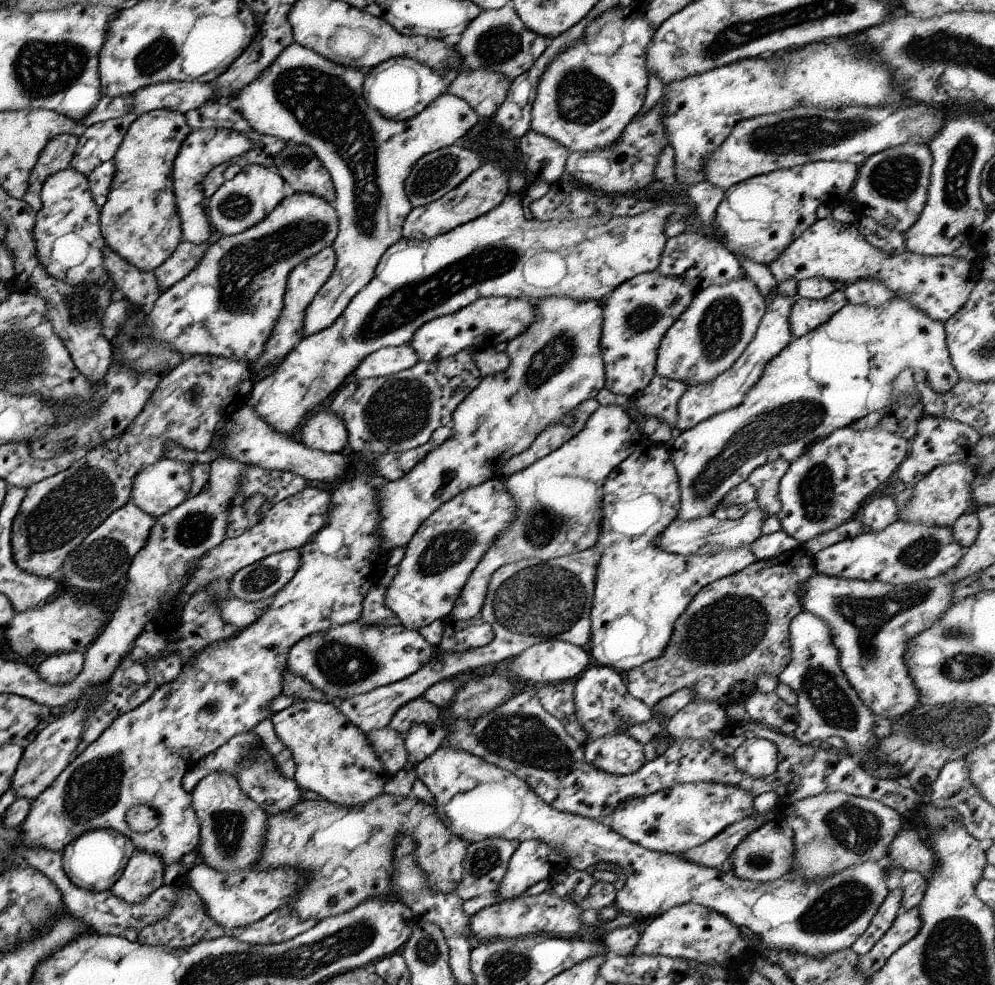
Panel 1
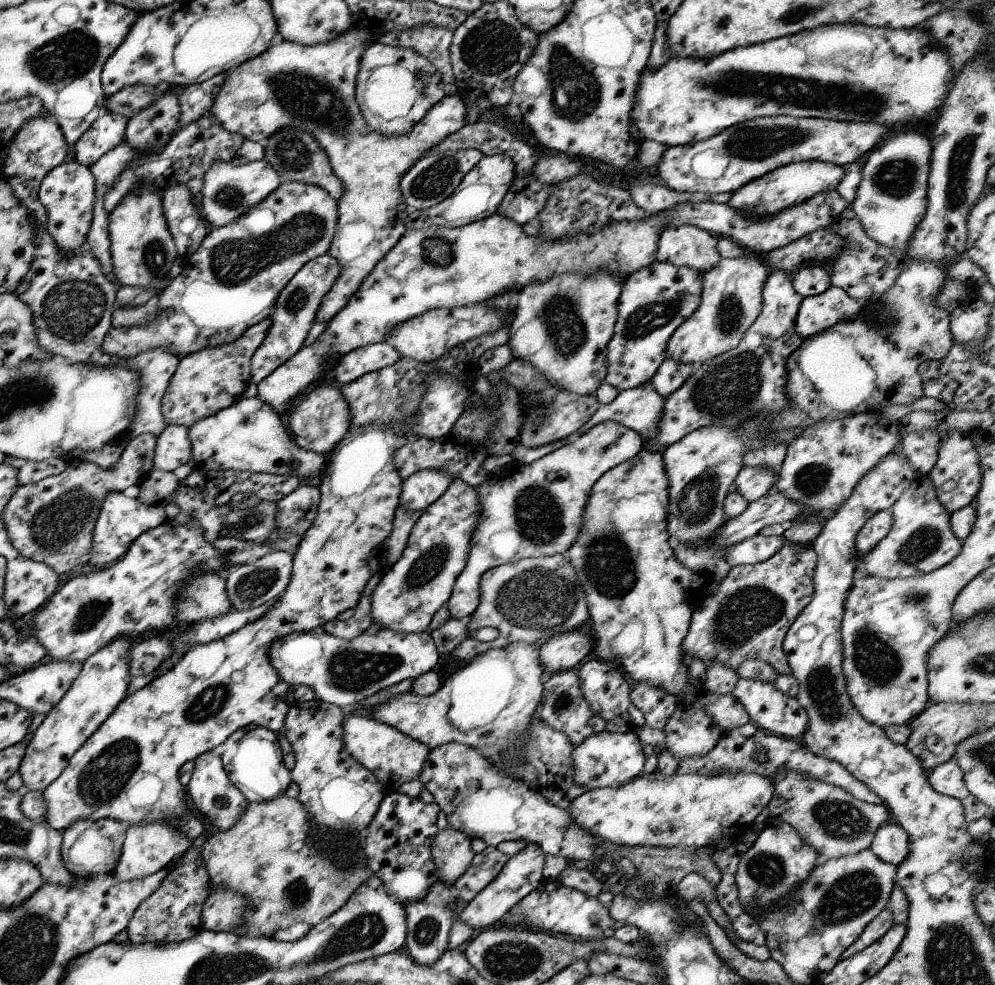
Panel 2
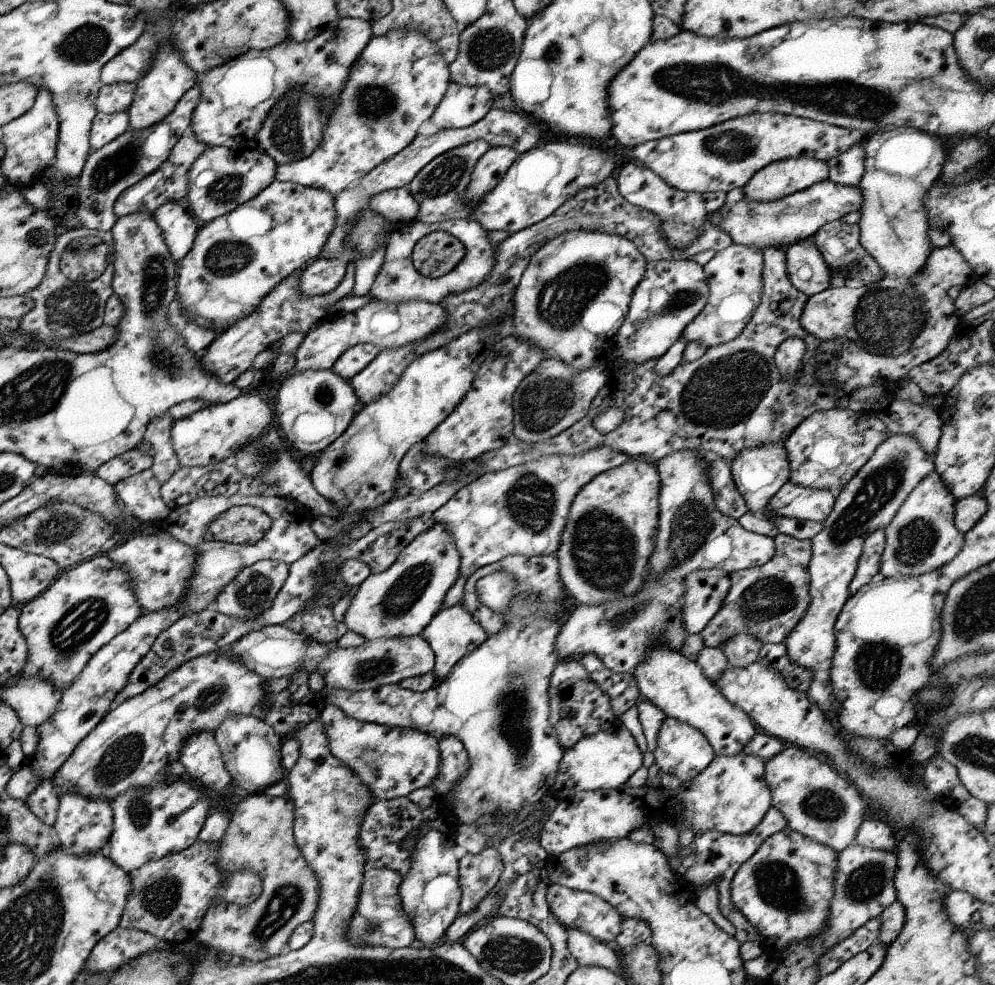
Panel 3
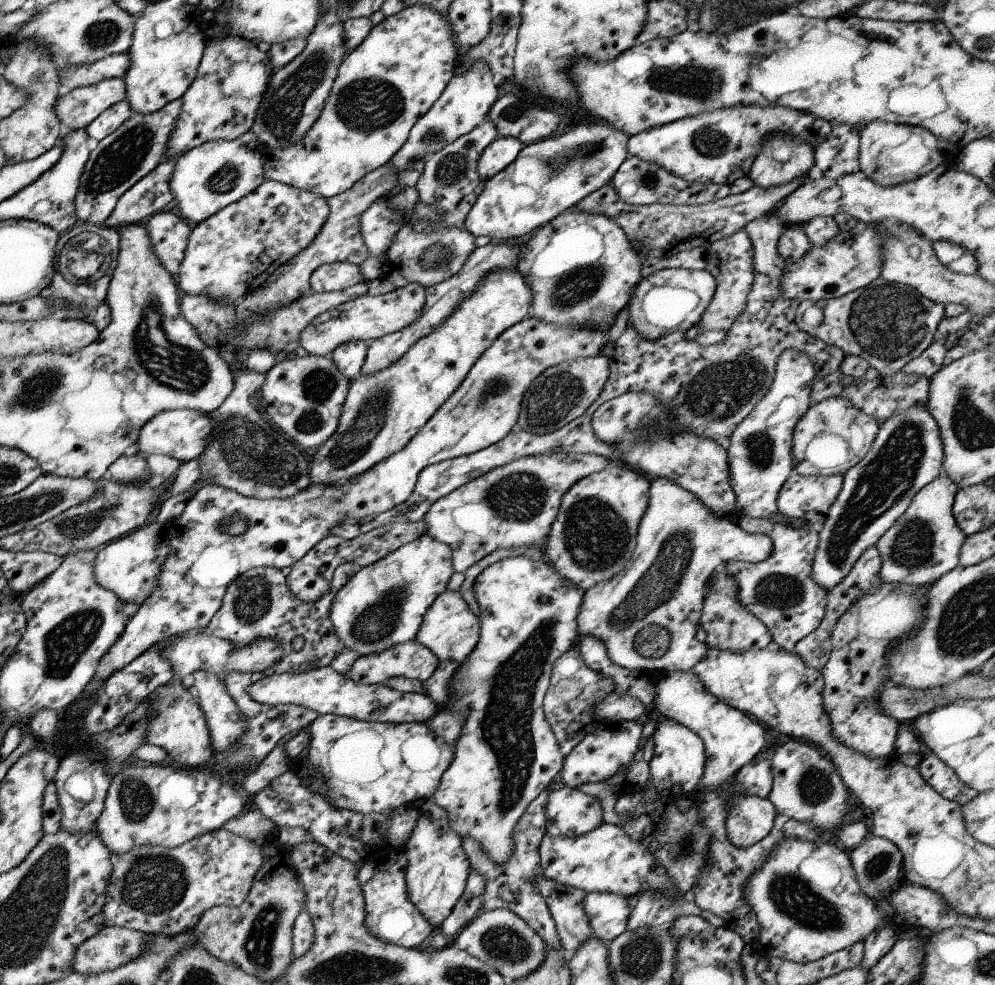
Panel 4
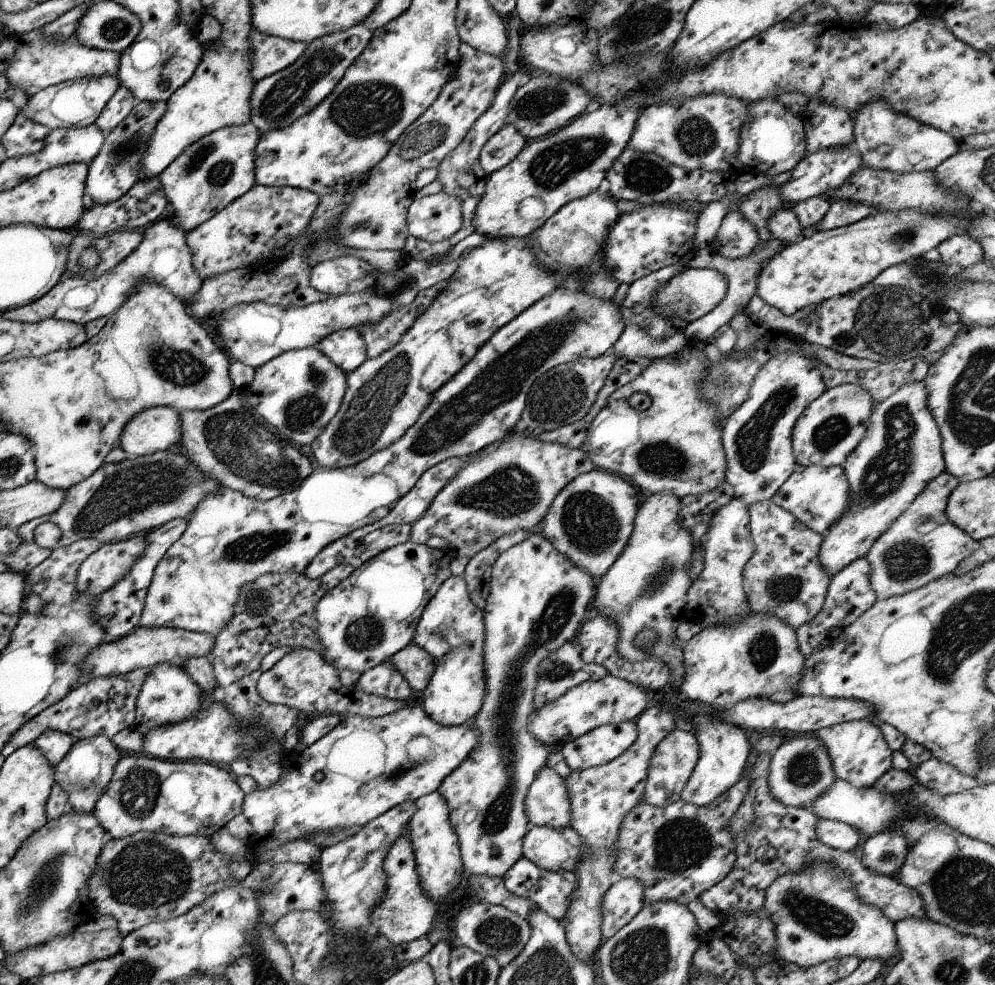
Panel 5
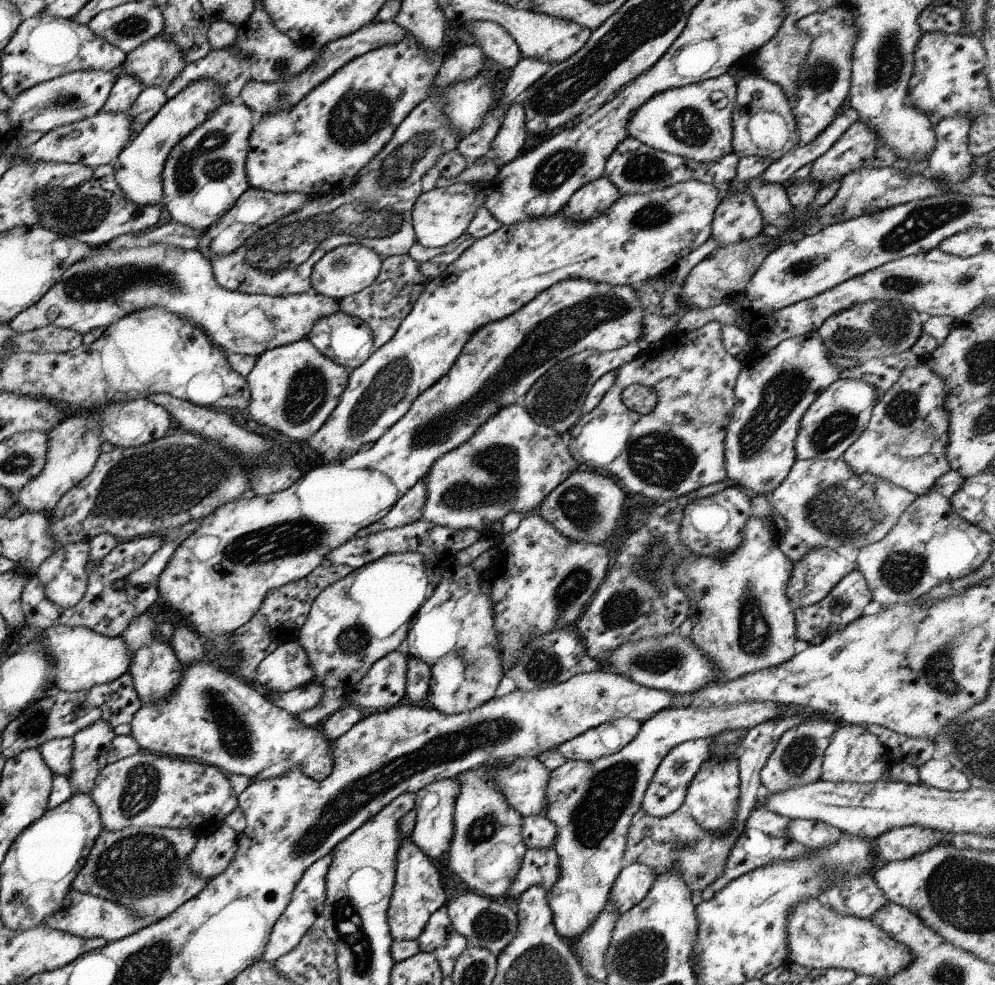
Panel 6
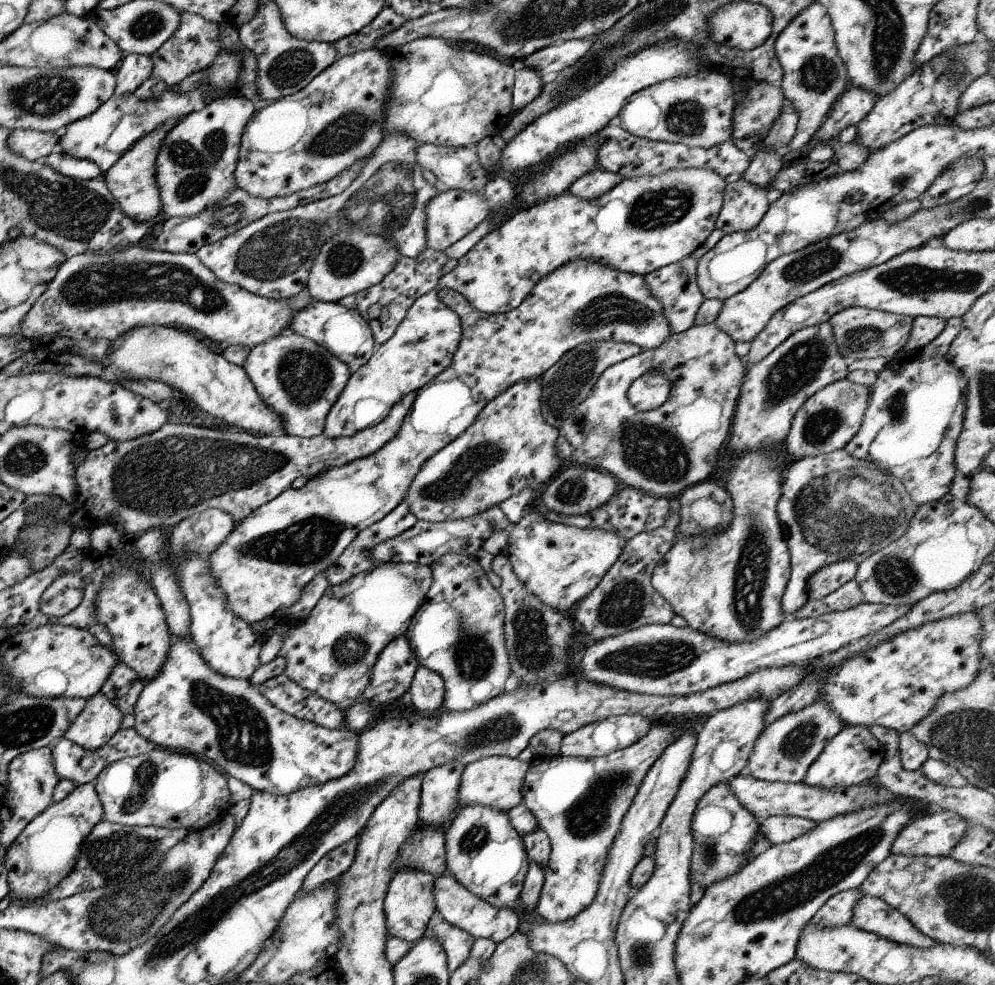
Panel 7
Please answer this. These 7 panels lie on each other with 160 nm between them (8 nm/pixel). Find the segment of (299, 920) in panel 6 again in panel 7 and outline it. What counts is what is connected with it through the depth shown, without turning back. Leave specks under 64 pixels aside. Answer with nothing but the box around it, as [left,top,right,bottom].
[298,832,361,894]

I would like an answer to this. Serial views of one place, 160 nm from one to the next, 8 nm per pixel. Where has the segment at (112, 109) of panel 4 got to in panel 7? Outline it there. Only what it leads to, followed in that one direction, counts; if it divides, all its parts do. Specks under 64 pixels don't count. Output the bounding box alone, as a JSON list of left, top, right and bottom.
[113,53,152,96]

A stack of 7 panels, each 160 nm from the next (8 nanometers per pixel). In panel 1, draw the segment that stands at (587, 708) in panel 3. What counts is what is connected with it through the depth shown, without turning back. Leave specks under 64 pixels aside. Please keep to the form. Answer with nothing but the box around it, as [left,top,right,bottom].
[535,681,587,746]

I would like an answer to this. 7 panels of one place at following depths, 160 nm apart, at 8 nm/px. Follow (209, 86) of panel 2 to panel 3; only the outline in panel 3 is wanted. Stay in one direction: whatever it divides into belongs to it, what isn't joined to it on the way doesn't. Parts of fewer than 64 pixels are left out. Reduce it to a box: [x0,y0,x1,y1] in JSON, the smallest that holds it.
[76,82,200,233]

